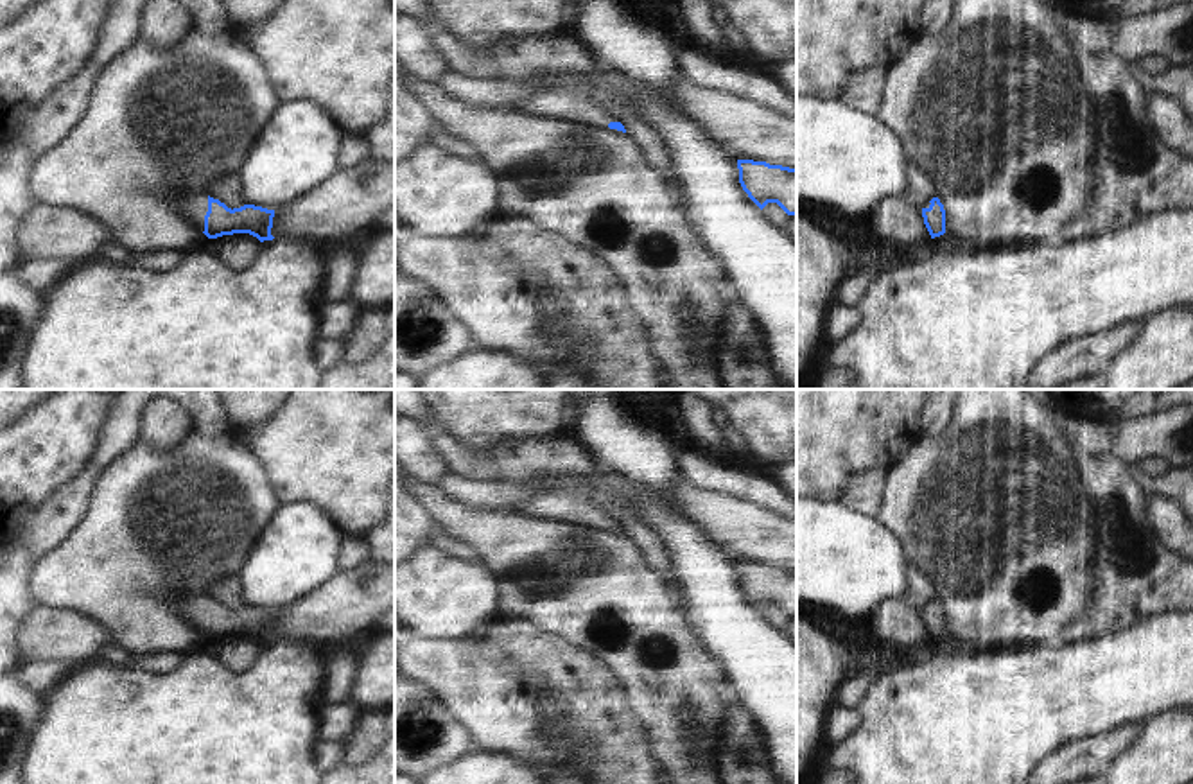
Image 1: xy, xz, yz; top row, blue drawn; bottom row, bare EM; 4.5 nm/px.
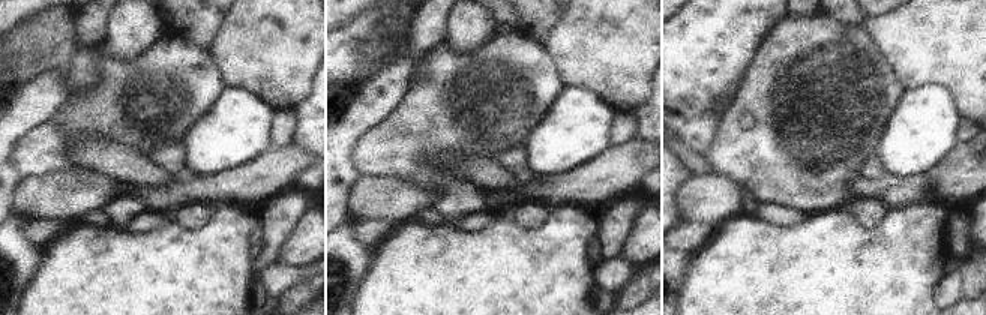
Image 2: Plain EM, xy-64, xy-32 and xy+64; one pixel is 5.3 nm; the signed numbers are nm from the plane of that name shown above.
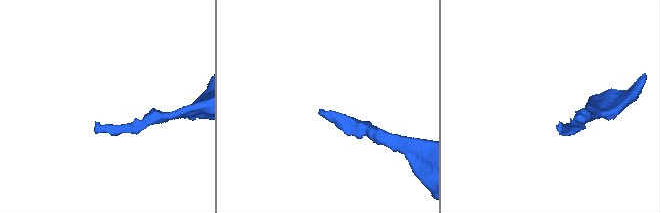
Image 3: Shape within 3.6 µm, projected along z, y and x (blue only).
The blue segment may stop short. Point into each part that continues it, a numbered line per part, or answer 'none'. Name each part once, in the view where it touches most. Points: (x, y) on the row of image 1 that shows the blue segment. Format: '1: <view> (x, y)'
1: xy (194, 207)

